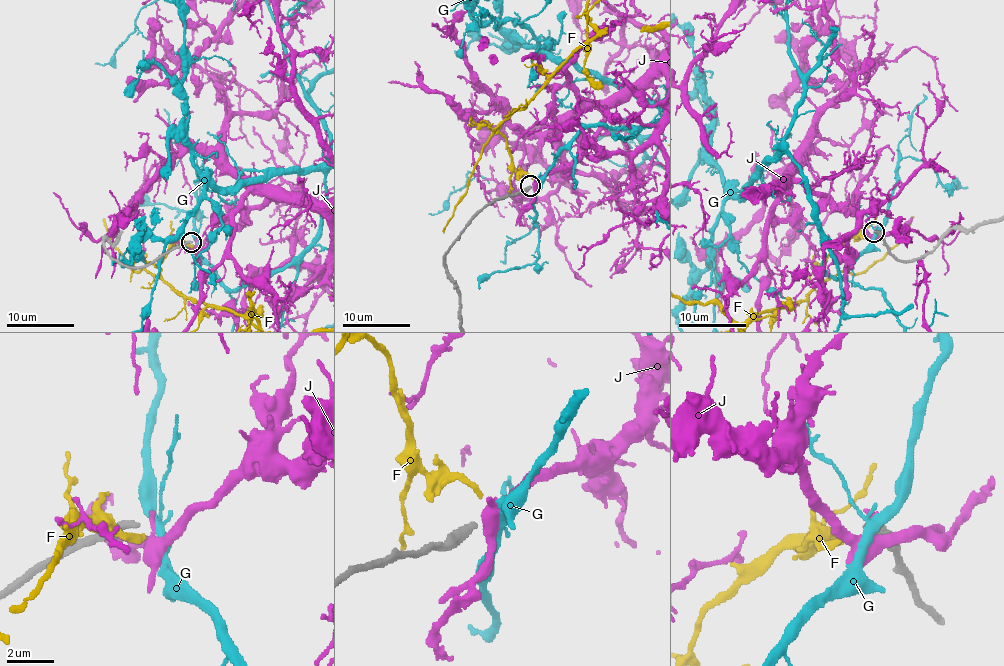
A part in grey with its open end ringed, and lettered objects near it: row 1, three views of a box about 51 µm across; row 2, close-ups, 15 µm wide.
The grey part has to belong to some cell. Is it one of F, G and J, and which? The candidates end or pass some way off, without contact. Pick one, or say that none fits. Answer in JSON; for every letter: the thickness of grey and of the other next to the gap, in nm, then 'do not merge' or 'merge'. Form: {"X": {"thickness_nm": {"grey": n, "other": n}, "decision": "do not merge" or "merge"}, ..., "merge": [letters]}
{"F": {"thickness_nm": {"grey": 360, "other": 240}, "decision": "do not merge"}, "G": {"thickness_nm": {"grey": 360, "other": 320}, "decision": "do not merge"}, "J": {"thickness_nm": {"grey": 360, "other": 360}, "decision": "do not merge"}, "merge": []}

